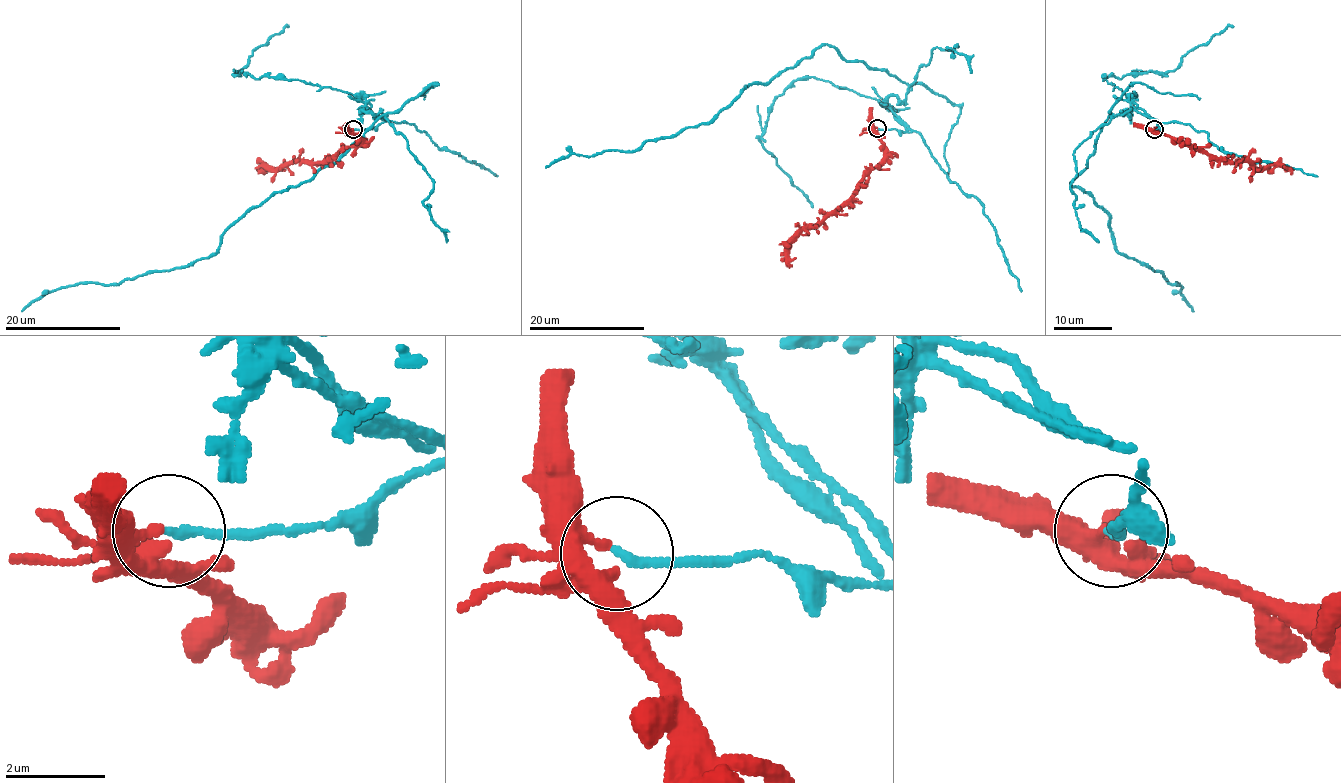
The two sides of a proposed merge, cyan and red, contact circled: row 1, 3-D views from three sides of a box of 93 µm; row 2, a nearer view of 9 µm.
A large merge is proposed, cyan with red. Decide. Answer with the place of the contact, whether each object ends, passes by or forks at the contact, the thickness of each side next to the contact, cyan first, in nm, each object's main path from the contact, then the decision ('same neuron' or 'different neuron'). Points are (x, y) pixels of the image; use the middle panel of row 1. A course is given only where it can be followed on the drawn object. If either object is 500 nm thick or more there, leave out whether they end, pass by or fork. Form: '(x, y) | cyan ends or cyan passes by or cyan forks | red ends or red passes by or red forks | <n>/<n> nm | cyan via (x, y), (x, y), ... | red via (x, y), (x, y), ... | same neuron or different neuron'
(877, 128) | cyan ends | red ends | 190/320 nm | cyan via (878, 129), (908, 132), (888, 103), (907, 84), (823, 45), (705, 123), (546, 168) | red via (876, 127), (873, 129), (884, 148), (884, 158), (847, 200), (801, 232), (788, 249), (791, 266) | different neuron

